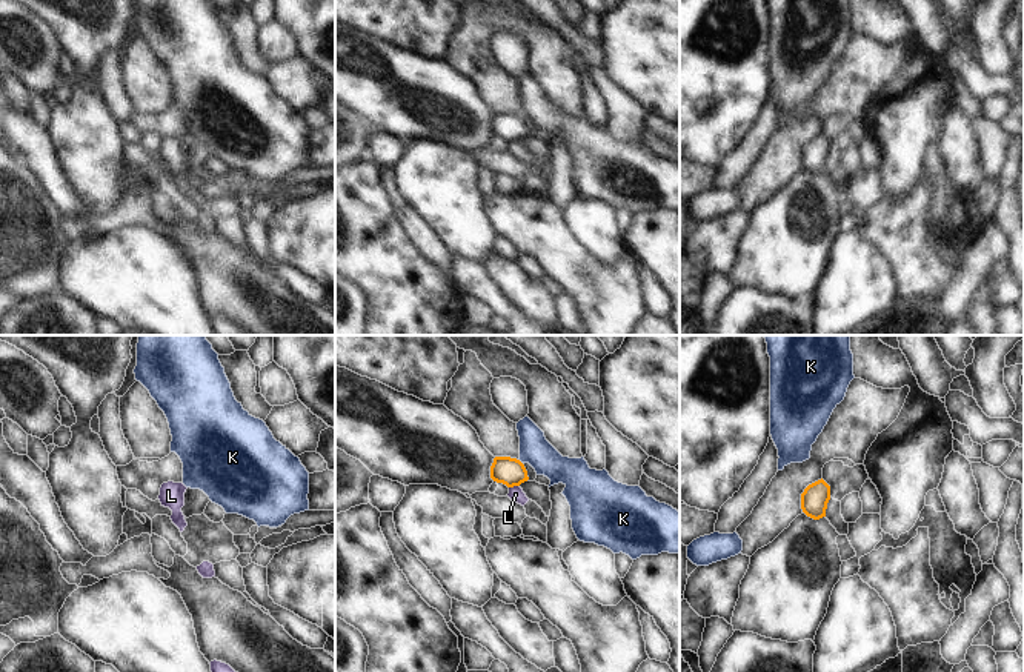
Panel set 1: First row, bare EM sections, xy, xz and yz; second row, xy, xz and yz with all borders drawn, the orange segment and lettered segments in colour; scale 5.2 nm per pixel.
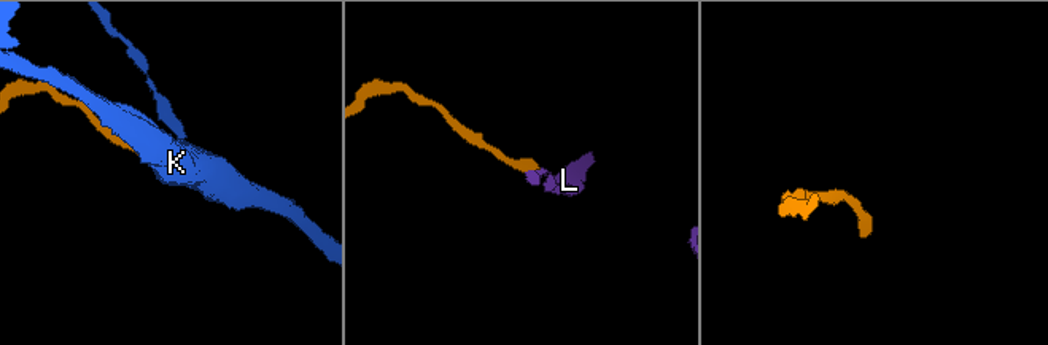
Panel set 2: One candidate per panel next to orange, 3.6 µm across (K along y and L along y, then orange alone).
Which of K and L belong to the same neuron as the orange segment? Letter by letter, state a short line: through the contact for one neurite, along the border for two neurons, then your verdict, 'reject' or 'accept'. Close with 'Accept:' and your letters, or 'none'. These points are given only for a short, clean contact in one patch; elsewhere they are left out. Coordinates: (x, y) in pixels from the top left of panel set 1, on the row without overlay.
K: line xz (518, 114), (521, 119); reject
L: line xz (518, 140), (509, 143); reject
Accept: none

